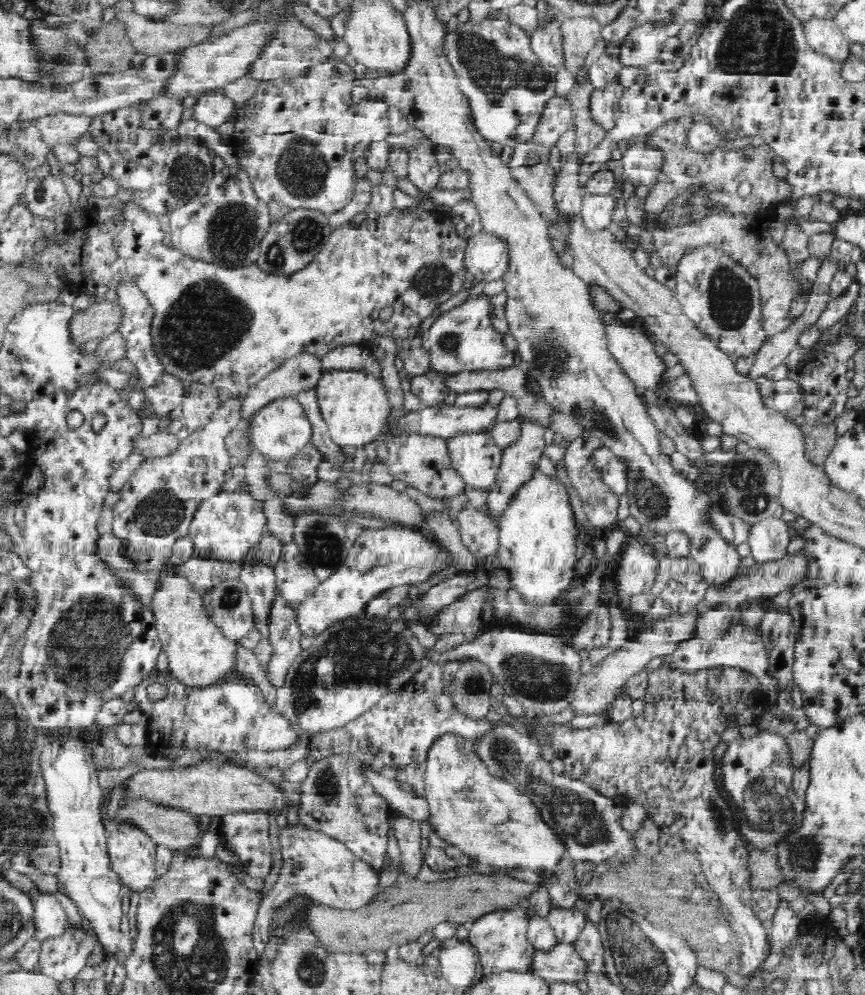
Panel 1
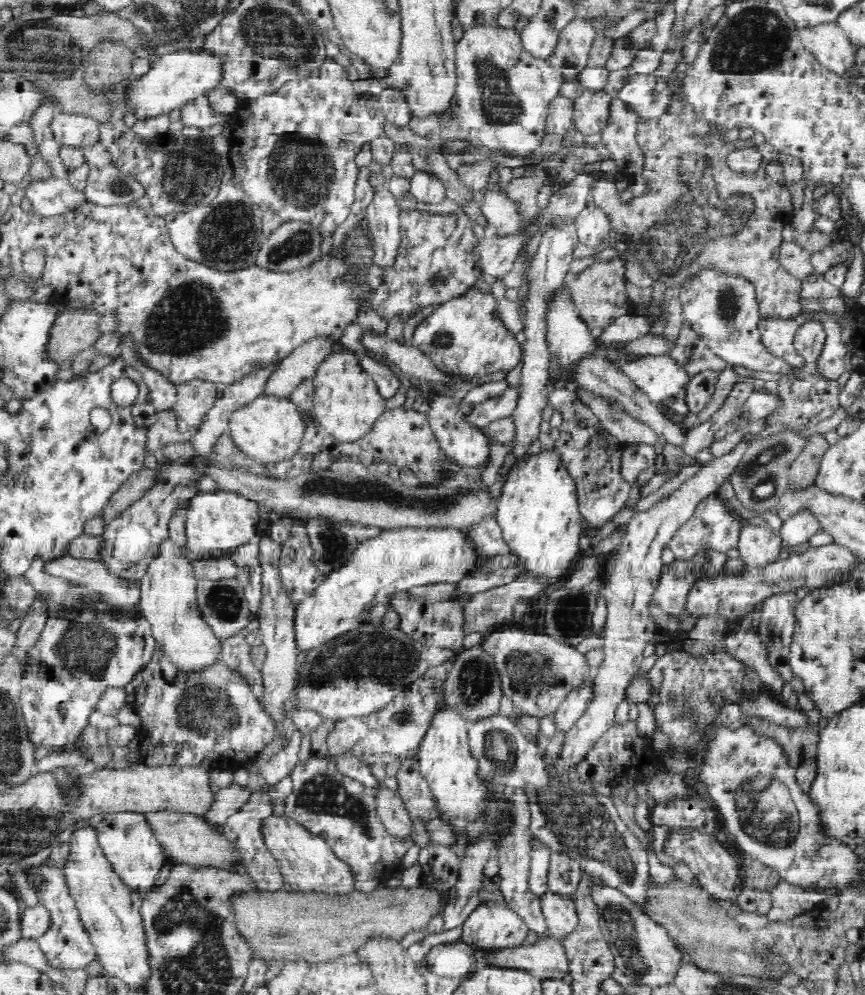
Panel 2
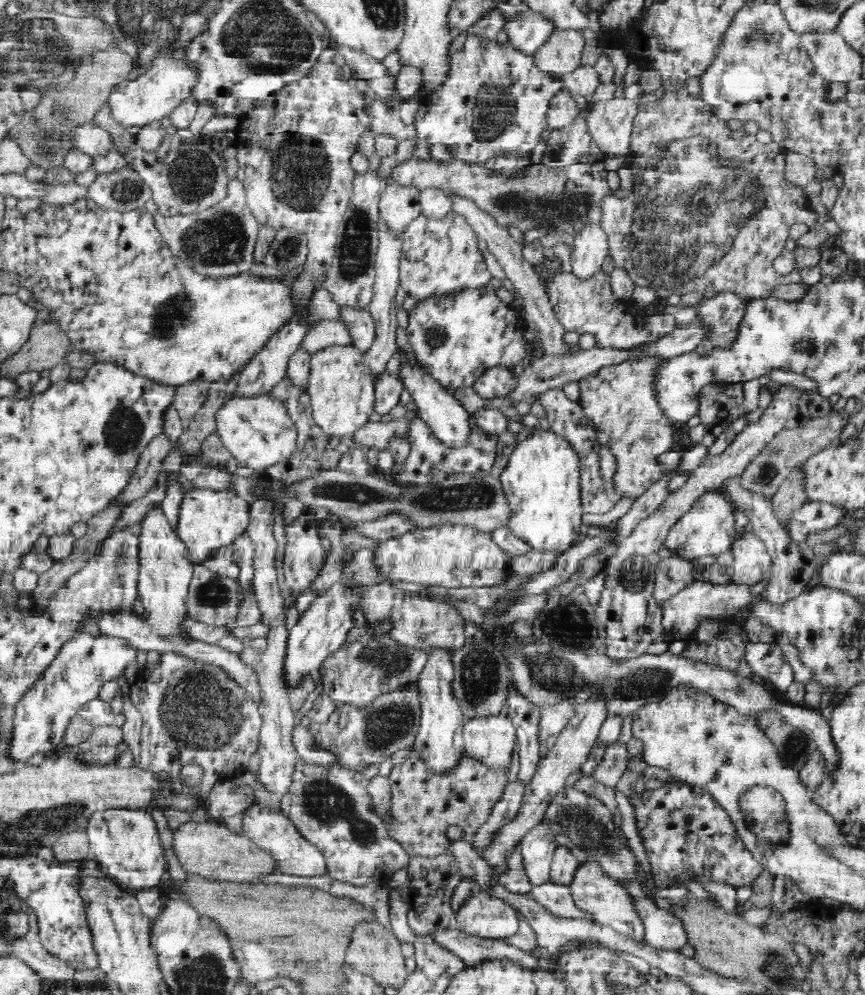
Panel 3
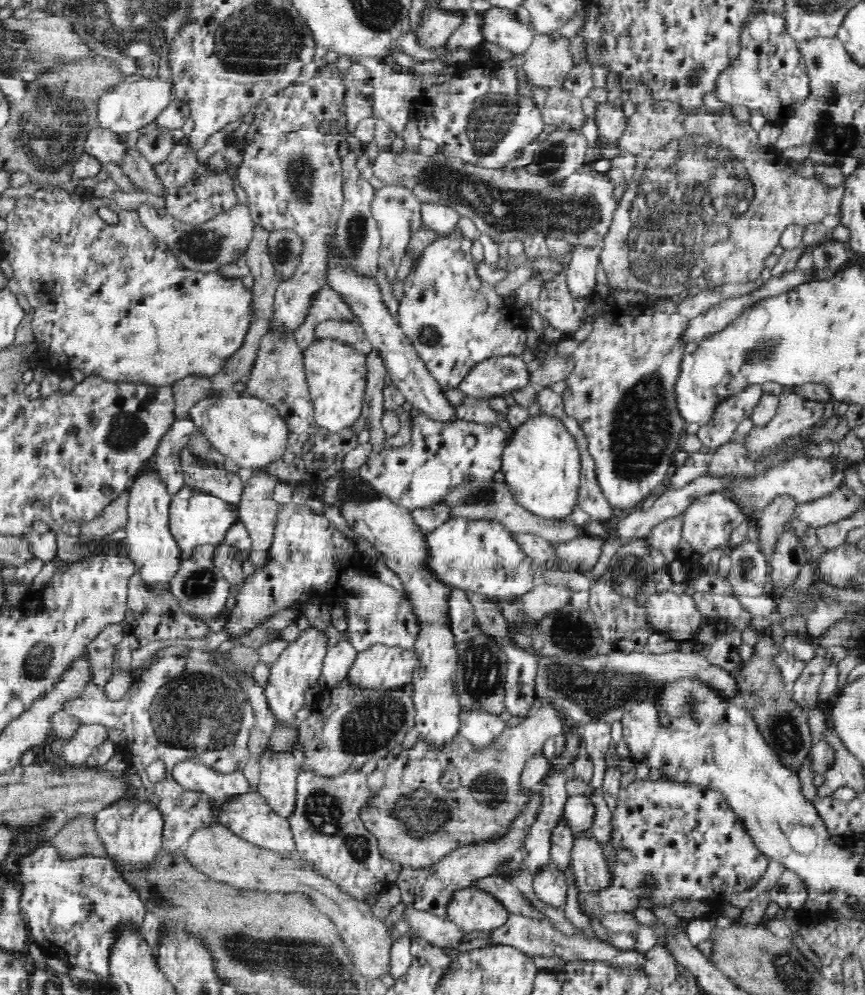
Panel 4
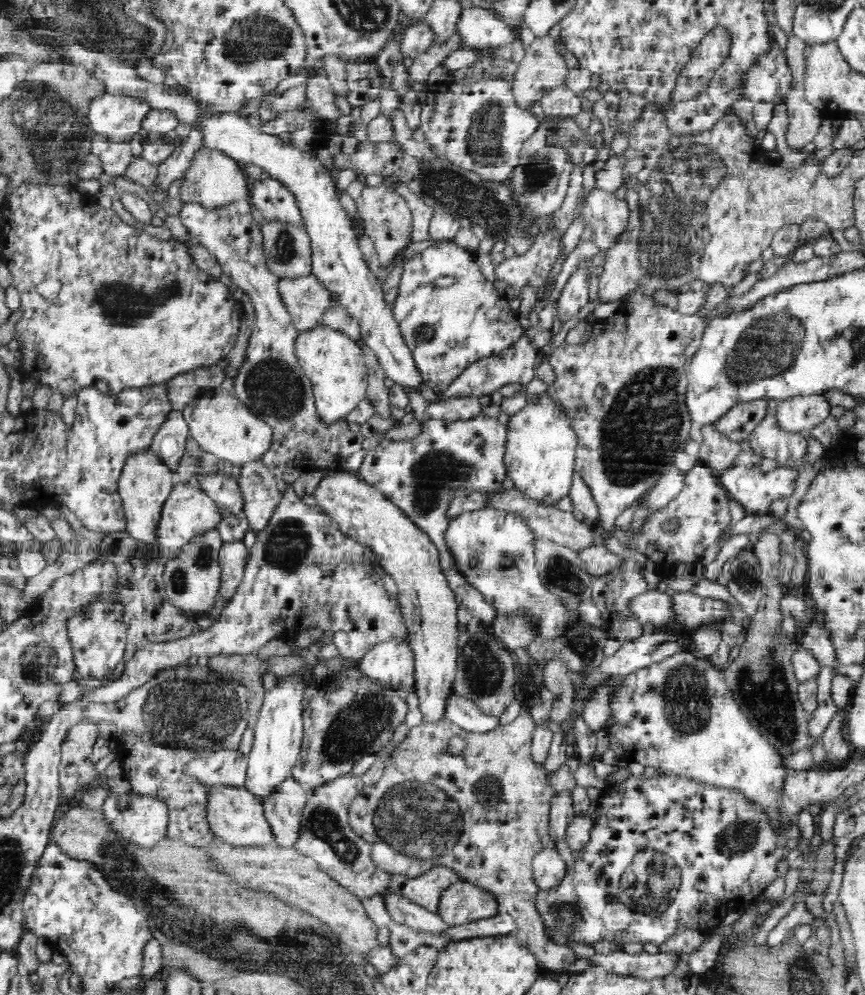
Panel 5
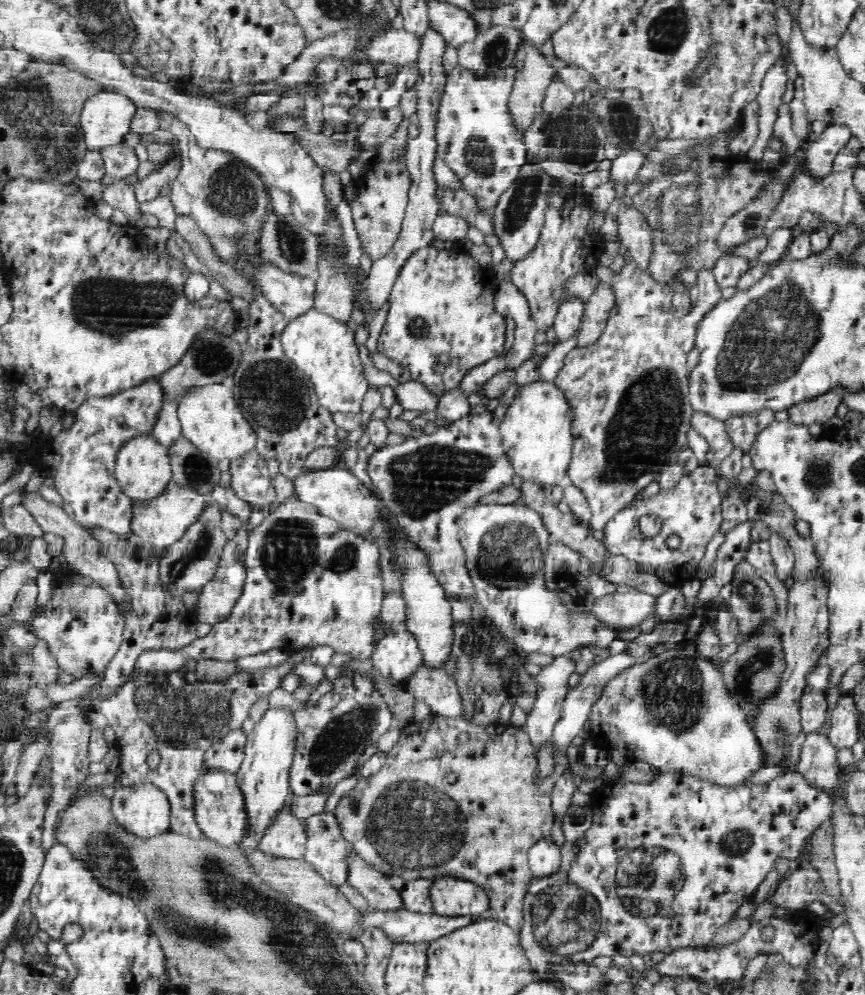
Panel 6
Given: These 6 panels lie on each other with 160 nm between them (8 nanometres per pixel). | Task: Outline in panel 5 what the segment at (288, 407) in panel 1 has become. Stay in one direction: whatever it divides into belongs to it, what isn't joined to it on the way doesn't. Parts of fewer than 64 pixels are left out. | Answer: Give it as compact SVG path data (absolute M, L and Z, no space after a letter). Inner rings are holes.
M221 387L209 394L197 397L183 408L183 415L189 426L191 438L206 452L218 456L222 461L243 465L251 462L261 462L272 449L274 443L274 427L266 423L256 411L248 407L234 393Z

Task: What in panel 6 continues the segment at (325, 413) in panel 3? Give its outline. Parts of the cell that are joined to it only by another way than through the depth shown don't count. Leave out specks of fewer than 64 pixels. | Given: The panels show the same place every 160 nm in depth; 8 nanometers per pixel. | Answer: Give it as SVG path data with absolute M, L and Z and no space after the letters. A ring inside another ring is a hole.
M313 309L300 318L290 320L282 336L286 357L312 382L322 409L329 414L358 412L369 388L355 334L348 329L346 323Z

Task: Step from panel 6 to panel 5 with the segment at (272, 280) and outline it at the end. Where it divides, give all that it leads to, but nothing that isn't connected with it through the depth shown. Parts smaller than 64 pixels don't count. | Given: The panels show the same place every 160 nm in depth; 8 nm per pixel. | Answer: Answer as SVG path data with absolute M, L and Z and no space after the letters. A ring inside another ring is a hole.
M312 274L280 279L279 291L299 334L314 331L322 323L324 314L332 309L335 300L333 292Z

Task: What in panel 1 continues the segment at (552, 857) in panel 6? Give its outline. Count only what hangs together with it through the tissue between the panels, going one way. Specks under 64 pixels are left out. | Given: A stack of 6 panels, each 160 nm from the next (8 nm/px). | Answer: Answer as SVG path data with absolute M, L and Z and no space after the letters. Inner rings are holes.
M553 907L547 919L560 943L574 944L587 926L586 915L578 908L562 910Z

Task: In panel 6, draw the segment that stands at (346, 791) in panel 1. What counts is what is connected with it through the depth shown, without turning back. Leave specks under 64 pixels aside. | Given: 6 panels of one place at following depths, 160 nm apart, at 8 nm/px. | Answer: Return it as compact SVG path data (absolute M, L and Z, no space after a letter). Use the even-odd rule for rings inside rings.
M320 812L303 820L305 834L307 836L306 850L303 856L308 863L313 865L316 872L319 872L326 882L334 886L348 884L351 865L349 857L356 857L357 853L354 844L351 844L342 835L341 827L335 812Z

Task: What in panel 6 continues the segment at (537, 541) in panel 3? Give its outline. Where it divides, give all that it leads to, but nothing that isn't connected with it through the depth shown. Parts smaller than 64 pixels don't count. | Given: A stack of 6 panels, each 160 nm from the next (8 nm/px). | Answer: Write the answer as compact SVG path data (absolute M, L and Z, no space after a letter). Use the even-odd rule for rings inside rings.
M545 380L534 381L519 388L514 401L500 422L503 448L513 471L523 482L534 482L542 488L560 486L568 475L573 458L574 436L570 405L560 389Z

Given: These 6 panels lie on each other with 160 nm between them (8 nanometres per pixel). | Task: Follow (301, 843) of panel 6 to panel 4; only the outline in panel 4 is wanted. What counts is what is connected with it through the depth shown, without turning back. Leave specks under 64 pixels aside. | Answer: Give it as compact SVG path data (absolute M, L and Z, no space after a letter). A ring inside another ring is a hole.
M265 747L260 755L261 770L258 793L281 816L292 816L296 804L296 777L303 762L292 751L276 751Z

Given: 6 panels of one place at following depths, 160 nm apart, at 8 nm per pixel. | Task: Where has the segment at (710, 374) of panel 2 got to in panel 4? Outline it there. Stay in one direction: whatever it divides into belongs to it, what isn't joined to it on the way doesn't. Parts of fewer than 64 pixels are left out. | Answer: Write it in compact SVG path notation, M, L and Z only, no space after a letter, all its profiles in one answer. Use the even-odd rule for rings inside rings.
M752 384L732 396L727 396L713 408L713 415L697 432L702 445L710 449L722 447L731 442L731 436L738 424L753 415L754 407L763 395L760 384Z

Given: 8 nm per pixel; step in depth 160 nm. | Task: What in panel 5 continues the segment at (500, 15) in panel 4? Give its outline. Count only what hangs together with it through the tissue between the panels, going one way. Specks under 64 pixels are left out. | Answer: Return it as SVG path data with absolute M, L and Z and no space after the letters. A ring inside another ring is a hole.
M474 6L462 12L456 29L466 46L476 50L504 48L516 42L519 35L518 28L504 22L498 11Z

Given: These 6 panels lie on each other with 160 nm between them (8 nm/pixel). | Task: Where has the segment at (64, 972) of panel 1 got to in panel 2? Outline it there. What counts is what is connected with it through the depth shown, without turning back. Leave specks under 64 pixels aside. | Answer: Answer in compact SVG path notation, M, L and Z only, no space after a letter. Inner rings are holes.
M42 863L40 866L25 870L25 875L33 887L36 878L40 879L40 882L35 884L36 896L40 903L48 907L52 916L52 929L37 940L40 950L44 953L46 964L54 970L84 969L95 960L97 954L89 933L80 921L79 911L69 893L69 887L66 886L63 870L50 868Z

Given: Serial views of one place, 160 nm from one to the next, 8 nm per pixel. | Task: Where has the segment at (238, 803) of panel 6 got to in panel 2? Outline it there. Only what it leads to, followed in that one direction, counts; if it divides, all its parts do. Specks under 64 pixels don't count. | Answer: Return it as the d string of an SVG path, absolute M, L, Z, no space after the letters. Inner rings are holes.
M270 816L263 823L264 841L280 862L279 871L285 892L317 892L320 895L346 896L356 890L352 866L339 858L322 835L310 833L292 818Z

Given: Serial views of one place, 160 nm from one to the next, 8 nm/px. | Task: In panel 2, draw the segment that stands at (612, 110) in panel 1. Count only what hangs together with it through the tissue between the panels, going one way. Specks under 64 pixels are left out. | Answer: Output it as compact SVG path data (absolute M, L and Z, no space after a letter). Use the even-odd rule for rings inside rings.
M582 88L580 96L574 100L574 128L580 134L601 133L610 120L612 98L604 91Z

